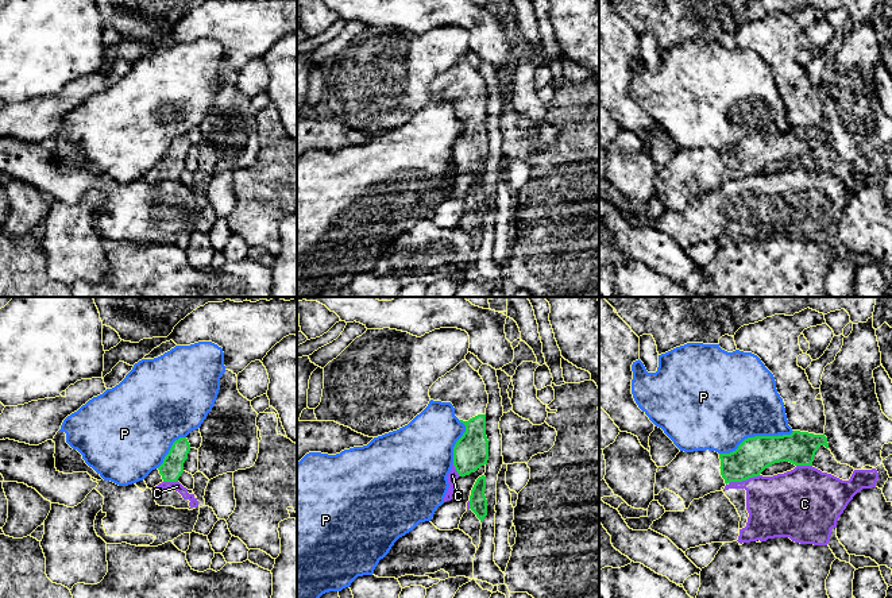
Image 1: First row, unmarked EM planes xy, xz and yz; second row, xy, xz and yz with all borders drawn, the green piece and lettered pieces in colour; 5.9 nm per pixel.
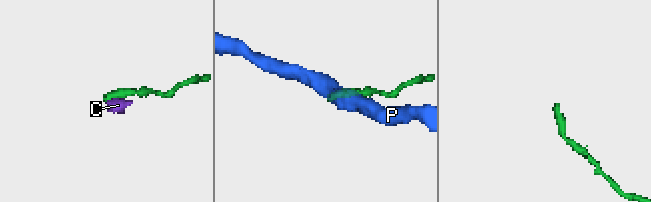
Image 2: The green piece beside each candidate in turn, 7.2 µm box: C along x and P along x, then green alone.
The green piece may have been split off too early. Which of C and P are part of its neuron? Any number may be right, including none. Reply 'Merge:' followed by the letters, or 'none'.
Merge: none

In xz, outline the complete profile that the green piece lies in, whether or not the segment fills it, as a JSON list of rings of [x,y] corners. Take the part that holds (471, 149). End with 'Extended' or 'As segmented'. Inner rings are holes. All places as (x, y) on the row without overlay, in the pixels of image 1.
[[[464,57],[453,67],[439,76],[429,86],[433,99],[451,100],[455,113],[466,123],[466,130],[453,144],[453,163],[459,174],[470,173],[489,158],[486,134],[486,82]]]. Extended

